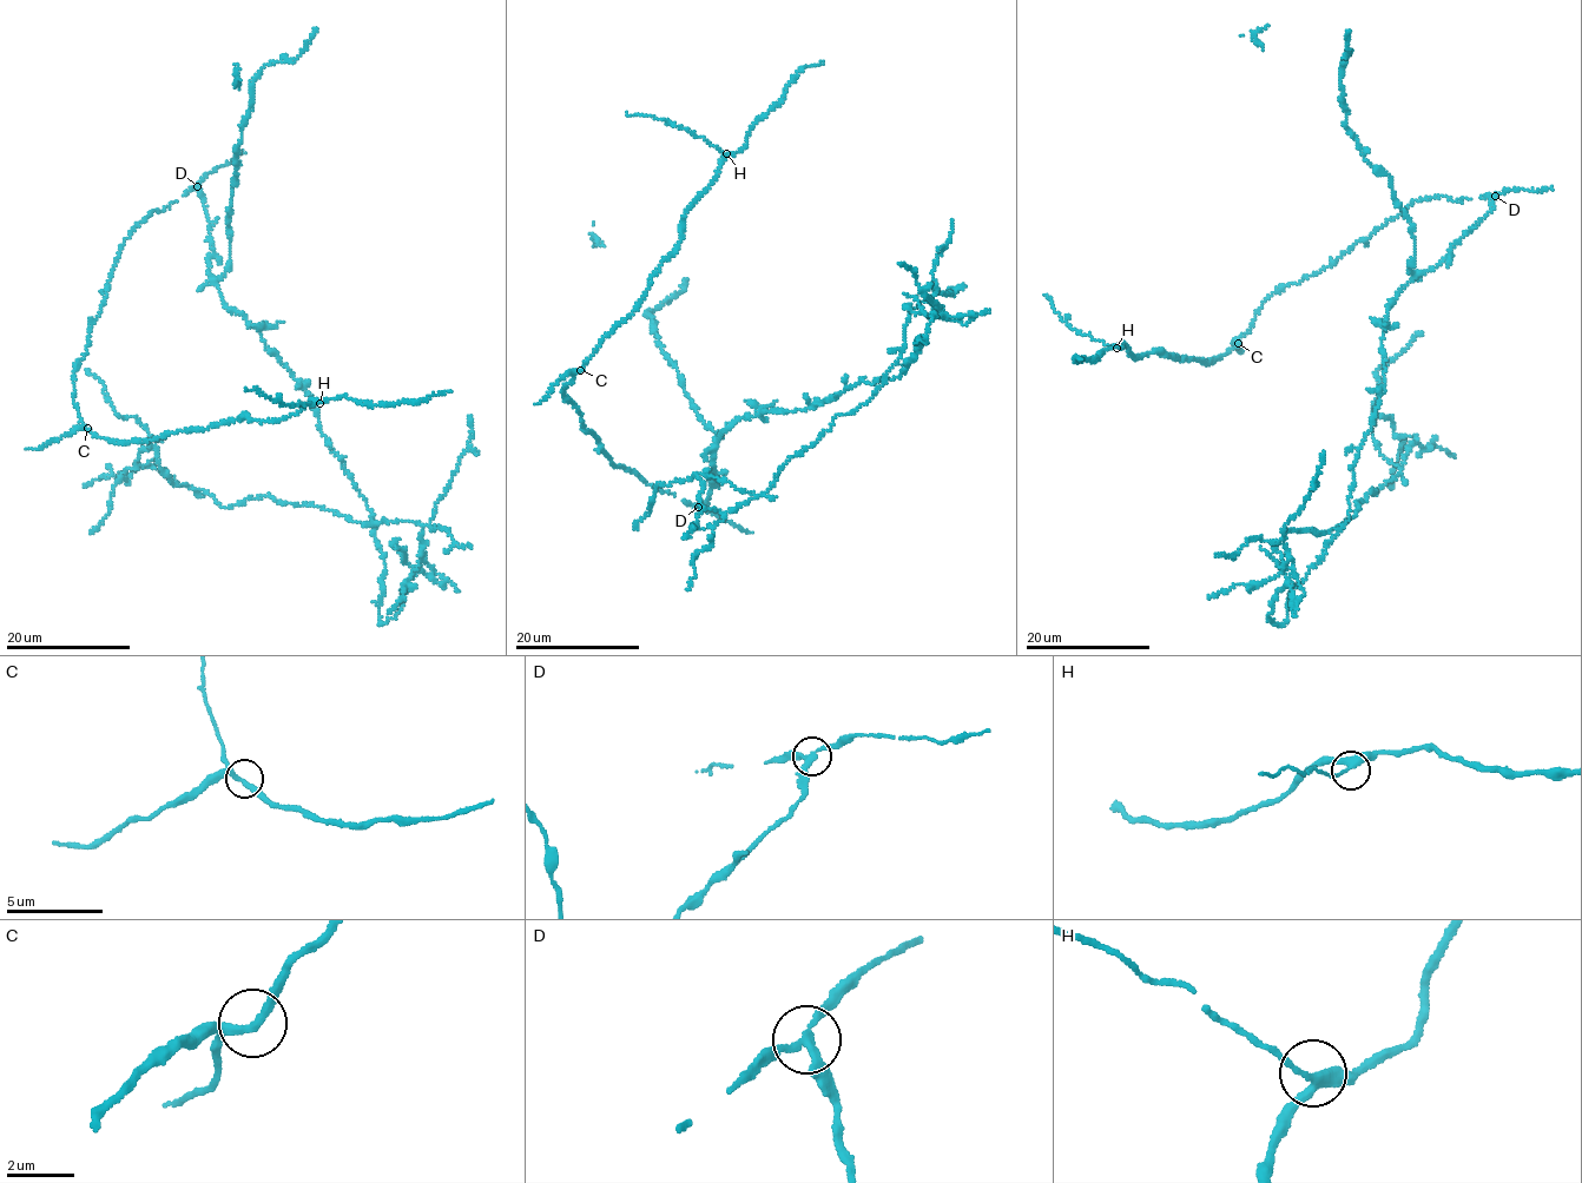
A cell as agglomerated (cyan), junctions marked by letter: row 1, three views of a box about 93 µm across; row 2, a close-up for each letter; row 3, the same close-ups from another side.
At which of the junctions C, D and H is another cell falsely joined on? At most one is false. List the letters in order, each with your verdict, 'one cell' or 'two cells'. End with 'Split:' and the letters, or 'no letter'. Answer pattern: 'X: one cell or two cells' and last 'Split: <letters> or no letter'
C: one cell
D: two cells
H: one cell
Split: D

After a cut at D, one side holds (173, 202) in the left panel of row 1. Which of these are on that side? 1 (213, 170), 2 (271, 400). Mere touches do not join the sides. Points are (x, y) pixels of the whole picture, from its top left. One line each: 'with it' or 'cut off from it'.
1: with it
2: with it

